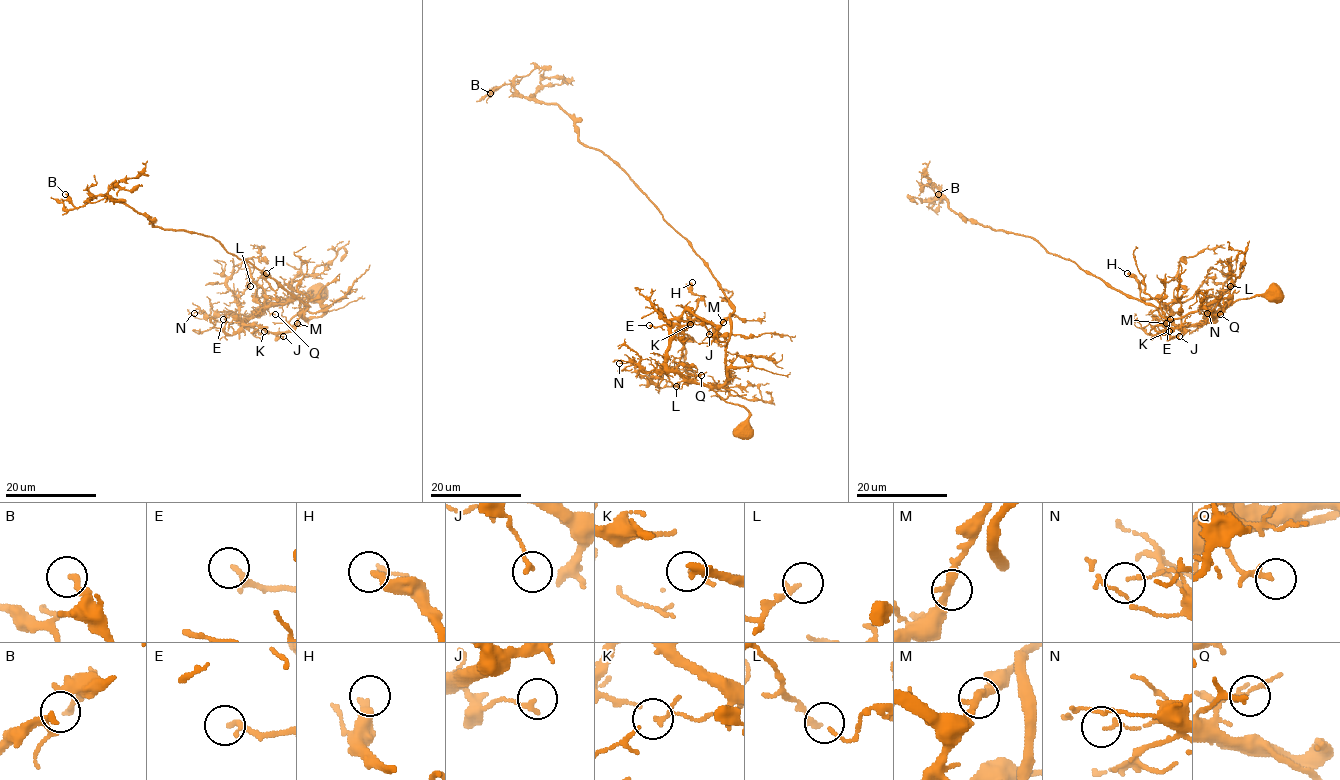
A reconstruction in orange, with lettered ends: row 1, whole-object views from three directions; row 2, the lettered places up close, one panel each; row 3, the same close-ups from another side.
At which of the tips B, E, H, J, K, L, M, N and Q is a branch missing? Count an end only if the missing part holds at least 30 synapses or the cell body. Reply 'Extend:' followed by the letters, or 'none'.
Extend: none

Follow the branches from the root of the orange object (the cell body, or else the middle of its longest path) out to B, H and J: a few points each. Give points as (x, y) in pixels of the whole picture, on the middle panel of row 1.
B: (744, 432), (749, 413), (713, 389), (726, 380), (733, 309), (708, 264), (556, 105), (510, 84), (490, 93)
H: (744, 432), (750, 433), (749, 413), (742, 406), (667, 365), (671, 329), (690, 321), (701, 297), (692, 282)
J: (744, 432), (749, 413), (713, 389), (726, 380), (728, 338), (704, 322), (709, 334)

